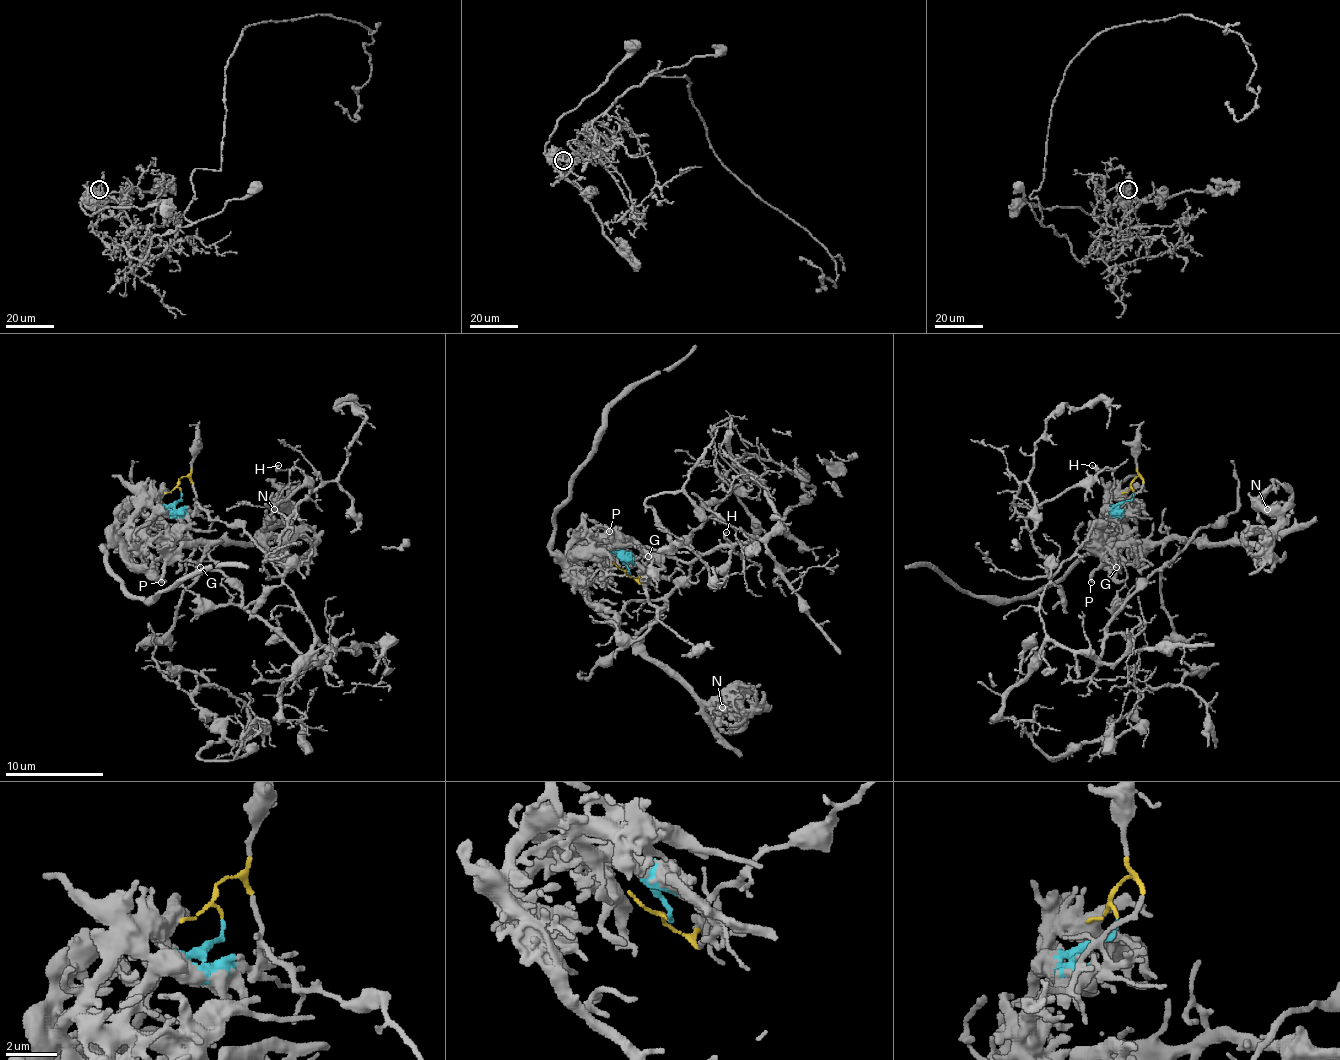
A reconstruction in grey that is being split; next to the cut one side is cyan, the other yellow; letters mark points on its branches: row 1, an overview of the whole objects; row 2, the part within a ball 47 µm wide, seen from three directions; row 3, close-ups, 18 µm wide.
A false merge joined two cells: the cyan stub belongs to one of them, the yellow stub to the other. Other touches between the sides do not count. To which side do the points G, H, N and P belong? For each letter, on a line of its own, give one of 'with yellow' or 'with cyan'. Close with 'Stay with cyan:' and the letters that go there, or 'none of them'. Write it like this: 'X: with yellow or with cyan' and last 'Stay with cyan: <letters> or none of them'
G: with cyan
H: with yellow
N: with cyan
P: with cyan
Stay with cyan: G, N, P

